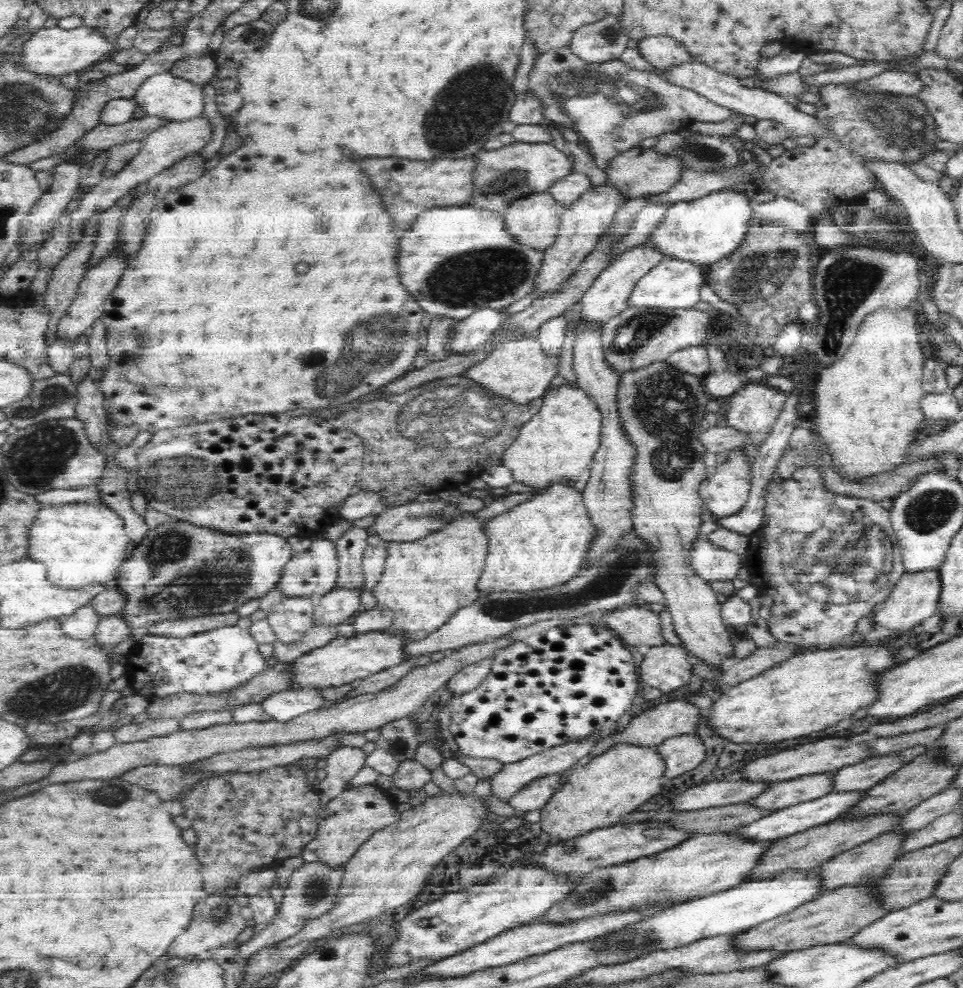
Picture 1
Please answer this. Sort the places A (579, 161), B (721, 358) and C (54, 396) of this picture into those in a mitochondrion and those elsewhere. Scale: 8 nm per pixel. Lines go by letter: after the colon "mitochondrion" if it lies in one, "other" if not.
A: other
B: other
C: mitochondrion

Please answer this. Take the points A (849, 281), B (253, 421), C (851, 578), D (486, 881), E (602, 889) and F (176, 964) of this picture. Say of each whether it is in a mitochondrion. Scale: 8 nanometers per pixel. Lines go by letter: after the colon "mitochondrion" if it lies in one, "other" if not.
A: mitochondrion
B: other
C: mitochondrion
D: other
E: mitochondrion
F: mitochondrion

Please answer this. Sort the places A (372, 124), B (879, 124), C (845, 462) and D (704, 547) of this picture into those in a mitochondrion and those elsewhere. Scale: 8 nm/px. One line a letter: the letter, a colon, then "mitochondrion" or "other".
A: other
B: mitochondrion
C: other
D: other

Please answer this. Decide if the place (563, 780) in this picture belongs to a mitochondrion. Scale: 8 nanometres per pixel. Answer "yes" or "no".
no

